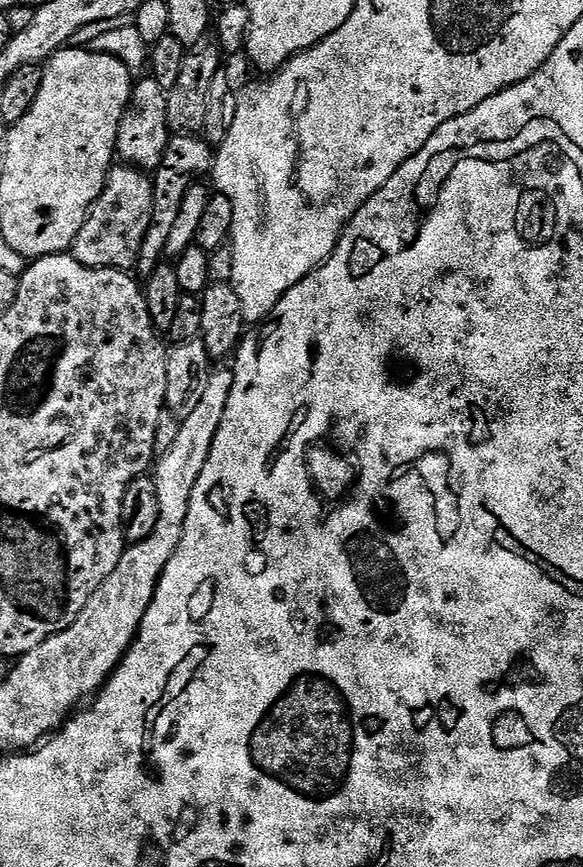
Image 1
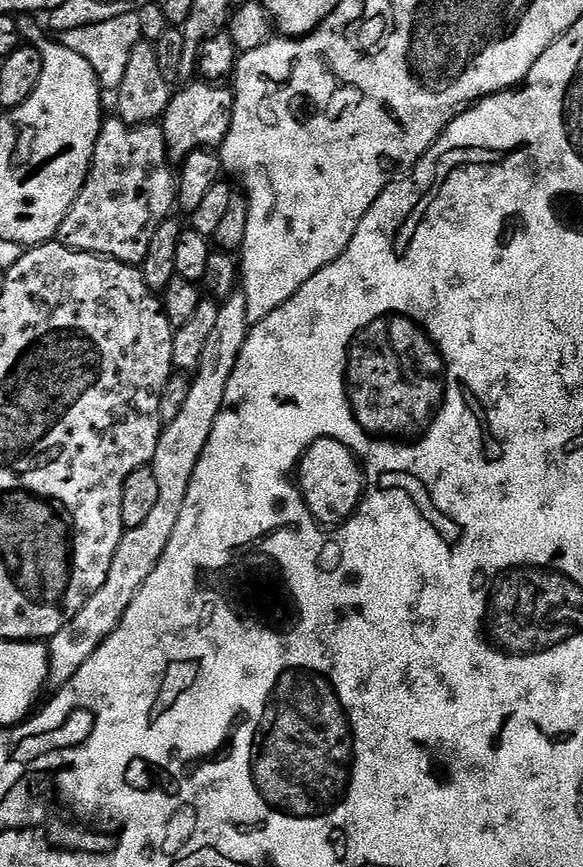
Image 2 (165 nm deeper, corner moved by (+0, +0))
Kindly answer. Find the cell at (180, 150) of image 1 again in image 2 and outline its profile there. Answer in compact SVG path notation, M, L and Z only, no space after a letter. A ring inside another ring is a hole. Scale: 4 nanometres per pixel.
M204 78L193 79L191 82L185 83L188 84L185 88L177 87L173 91L170 106L166 106L164 115L159 121L166 138L168 158L173 162L183 162L187 156L194 154L194 150L219 149L220 145L224 143L226 134L230 134L230 122L234 118L234 102L236 101L233 89L231 87L223 88L220 84L207 84L206 81L200 79Z

